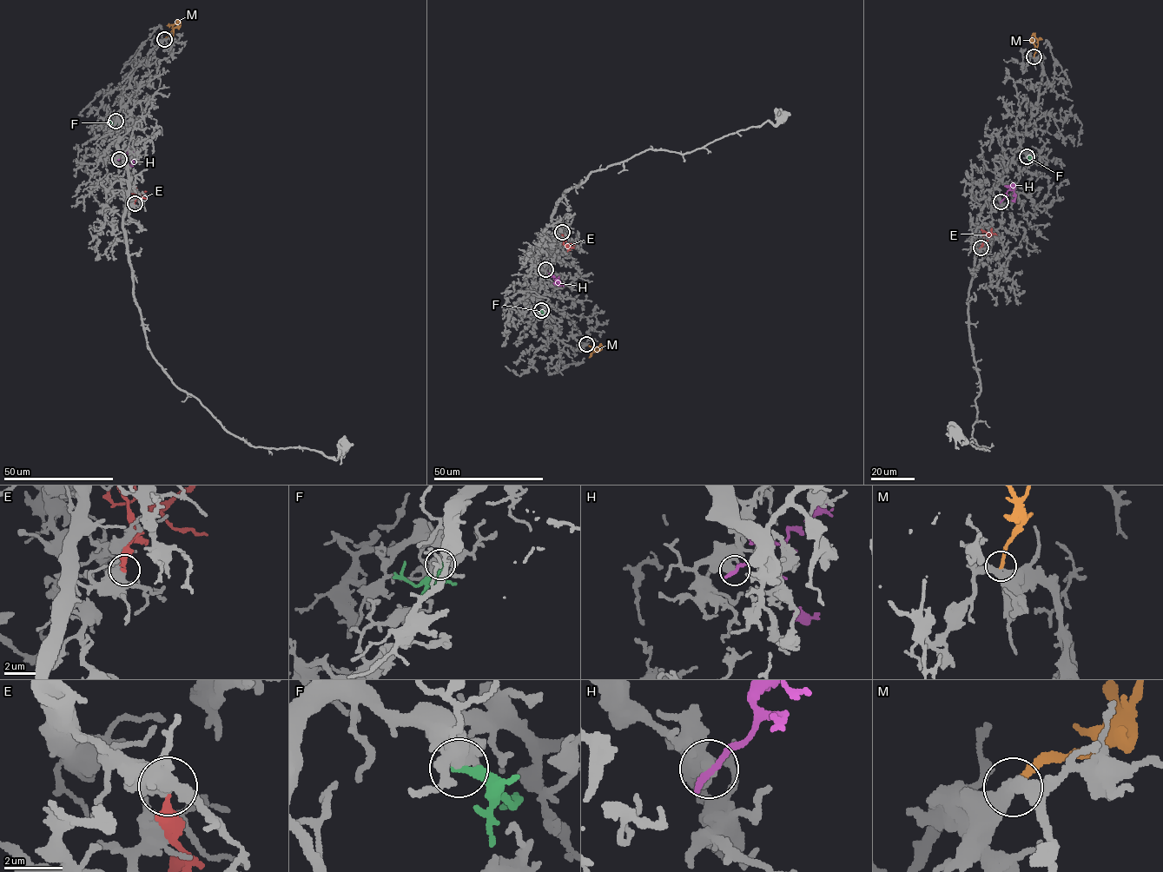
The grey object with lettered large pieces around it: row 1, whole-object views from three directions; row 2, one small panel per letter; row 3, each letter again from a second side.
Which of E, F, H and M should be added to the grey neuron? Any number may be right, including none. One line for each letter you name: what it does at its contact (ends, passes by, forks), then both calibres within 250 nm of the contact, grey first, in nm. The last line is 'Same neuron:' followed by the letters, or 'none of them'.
M: it ends; calibres 420 and 240 nm
Same neuron: M

